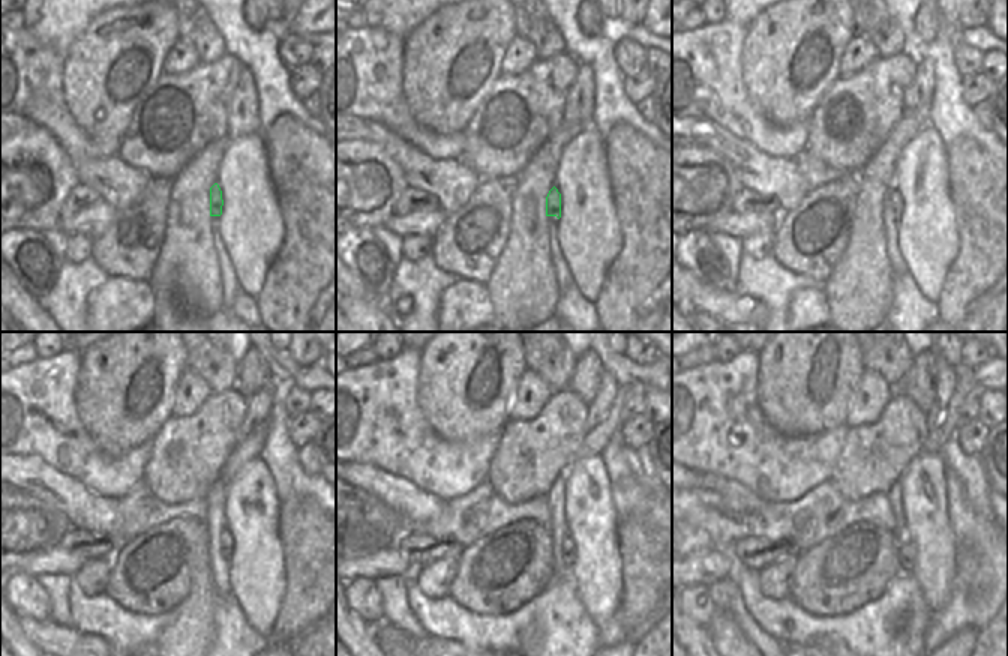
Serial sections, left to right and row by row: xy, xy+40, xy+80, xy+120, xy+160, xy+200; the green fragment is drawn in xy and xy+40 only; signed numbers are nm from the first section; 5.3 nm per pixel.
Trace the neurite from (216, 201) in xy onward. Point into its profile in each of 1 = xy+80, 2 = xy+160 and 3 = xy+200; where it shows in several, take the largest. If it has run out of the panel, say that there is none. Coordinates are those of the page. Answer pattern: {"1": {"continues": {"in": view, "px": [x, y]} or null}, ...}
{"1": {"continues": {"in": "xy+80", "px": [893, 204]}}, "2": {"continues": {"in": "xy+160", "px": [569, 551]}}, "3": {"continues": {"in": "xy+200", "px": [906, 551]}}}

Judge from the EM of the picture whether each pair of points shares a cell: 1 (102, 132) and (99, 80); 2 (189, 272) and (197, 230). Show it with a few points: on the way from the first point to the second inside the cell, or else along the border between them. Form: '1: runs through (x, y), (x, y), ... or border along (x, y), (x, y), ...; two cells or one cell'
1: runs through (102, 119), (102, 93); one cell
2: runs through (189, 261), (189, 240); one cell

